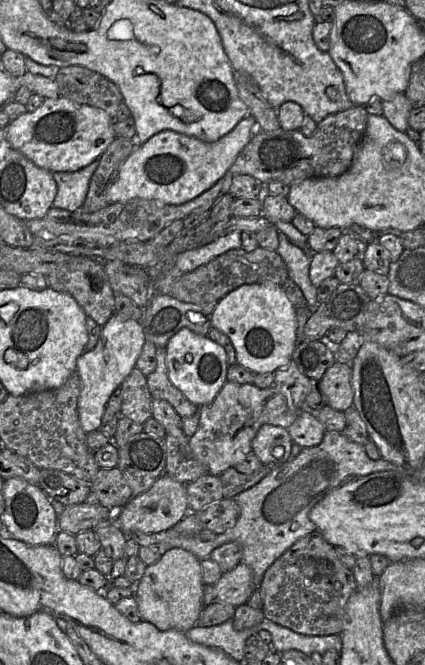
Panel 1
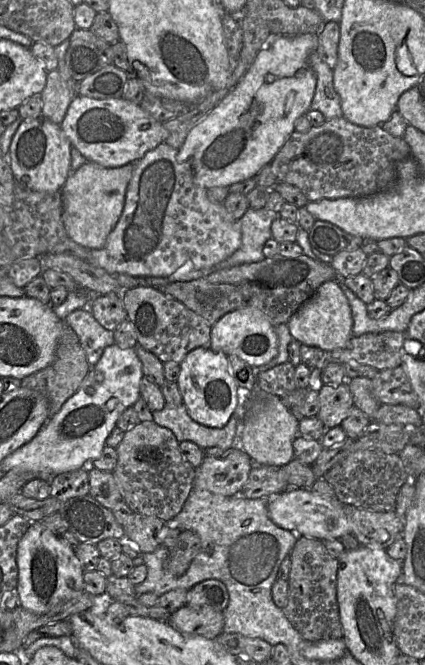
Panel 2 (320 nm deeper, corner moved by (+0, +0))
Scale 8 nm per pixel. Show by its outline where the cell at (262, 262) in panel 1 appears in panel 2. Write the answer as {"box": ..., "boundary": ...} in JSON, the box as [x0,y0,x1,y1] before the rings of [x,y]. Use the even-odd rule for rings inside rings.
{"box":[156,254,335,326],"boundary":[[[277,254],[262,261],[245,263],[215,271],[190,281],[175,281],[156,287],[213,325],[223,315],[236,309],[252,307],[260,310],[273,326],[287,324],[291,316],[316,292],[321,284],[335,280],[331,263],[315,261],[305,254]]]}

